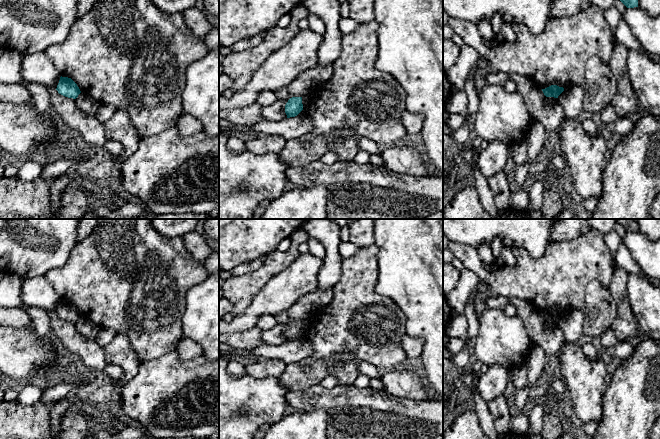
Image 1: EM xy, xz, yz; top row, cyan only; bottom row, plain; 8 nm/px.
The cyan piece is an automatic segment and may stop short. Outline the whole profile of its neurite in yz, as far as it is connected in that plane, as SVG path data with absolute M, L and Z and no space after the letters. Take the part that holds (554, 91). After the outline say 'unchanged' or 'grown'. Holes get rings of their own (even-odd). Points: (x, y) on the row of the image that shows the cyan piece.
M551 85L545 89L542 89L542 91L546 97L558 98L558 96L564 91L564 88L557 85Z | unchanged

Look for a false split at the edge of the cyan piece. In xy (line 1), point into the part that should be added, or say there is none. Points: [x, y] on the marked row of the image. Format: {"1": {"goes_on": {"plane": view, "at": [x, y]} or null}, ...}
{"1": {"goes_on": null}}

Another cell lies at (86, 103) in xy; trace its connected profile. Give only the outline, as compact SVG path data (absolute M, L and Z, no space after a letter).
M81 92L75 101L85 114L96 116L100 104L93 97Z

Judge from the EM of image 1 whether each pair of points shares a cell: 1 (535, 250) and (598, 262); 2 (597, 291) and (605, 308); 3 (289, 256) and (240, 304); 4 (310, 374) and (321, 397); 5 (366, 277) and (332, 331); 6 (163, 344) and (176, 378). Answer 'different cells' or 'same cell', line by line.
1: different cells
2: same cell
3: same cell
4: different cells
5: same cell
6: different cells

